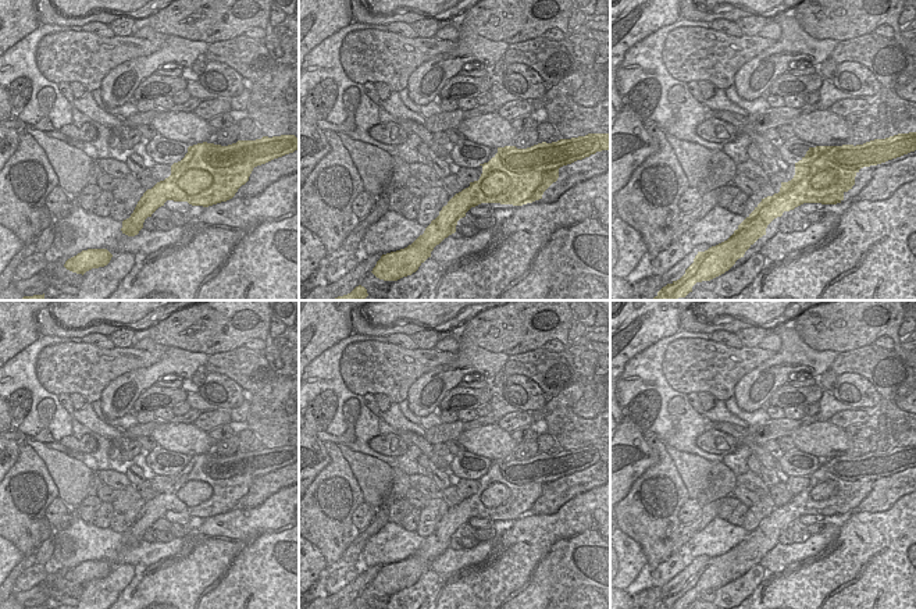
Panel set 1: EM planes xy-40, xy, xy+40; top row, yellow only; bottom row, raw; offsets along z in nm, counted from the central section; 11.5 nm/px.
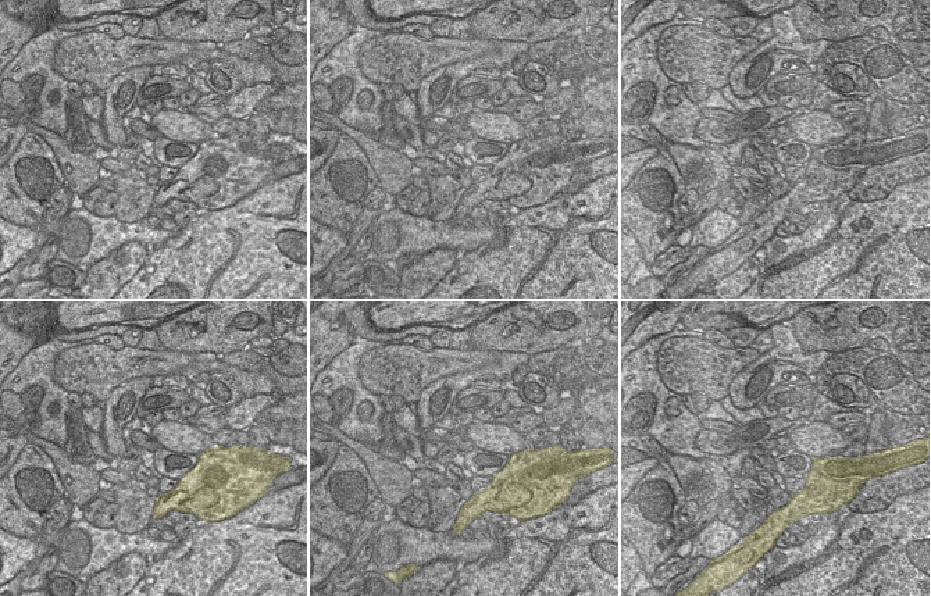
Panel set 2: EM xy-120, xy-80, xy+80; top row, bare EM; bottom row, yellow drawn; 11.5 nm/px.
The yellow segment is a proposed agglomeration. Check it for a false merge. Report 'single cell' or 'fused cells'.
fused cells

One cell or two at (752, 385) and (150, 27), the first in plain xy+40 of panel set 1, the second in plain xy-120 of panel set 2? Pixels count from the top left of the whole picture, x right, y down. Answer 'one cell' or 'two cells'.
two cells

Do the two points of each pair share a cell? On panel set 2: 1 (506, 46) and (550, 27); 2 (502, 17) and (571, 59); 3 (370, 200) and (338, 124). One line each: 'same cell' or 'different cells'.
1: different cells
2: different cells
3: different cells

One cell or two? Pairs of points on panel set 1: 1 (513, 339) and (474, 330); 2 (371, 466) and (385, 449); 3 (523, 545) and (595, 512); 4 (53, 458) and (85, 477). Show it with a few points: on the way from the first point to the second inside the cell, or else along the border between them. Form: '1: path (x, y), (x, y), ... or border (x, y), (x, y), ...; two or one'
1: path (503, 330), (484, 330); one
2: border (357, 445), (363, 452), (387, 460); two
3: path (541, 545), (555, 533), (577, 529); one
4: path (61, 466), (72, 477), (77, 477); one

